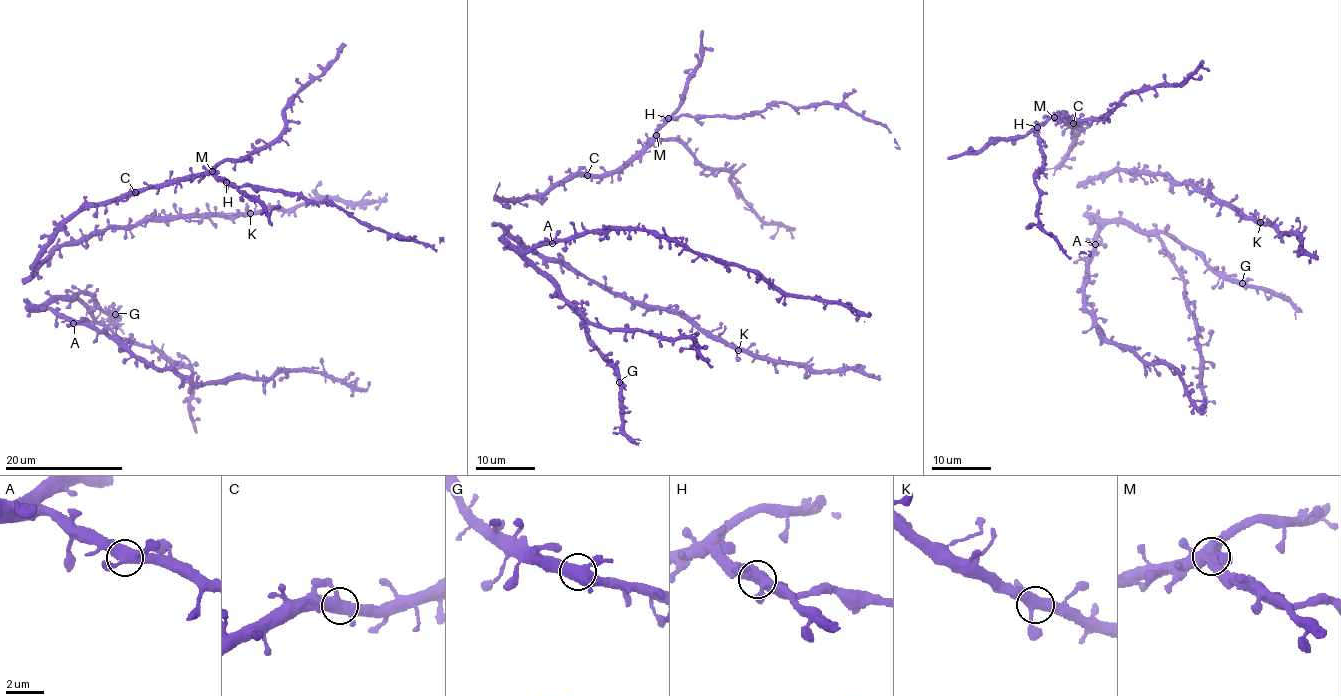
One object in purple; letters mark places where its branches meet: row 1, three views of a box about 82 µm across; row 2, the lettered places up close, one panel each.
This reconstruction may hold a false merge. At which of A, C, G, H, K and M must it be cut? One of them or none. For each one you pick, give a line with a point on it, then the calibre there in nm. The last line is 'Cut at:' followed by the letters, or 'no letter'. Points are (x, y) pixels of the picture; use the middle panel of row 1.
H: (668, 118) | 460 nm
Cut at: H

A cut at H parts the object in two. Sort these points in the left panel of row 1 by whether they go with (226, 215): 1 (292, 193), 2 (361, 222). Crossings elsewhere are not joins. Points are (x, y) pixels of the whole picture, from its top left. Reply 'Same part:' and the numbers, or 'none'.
Same part: none

